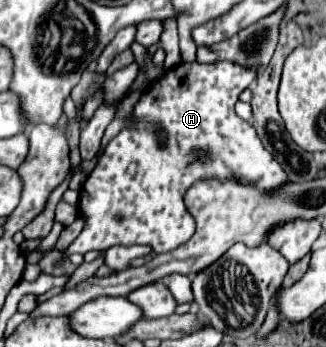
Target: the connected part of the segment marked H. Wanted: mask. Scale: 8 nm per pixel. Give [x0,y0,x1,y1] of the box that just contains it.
[65,62,287,256]

